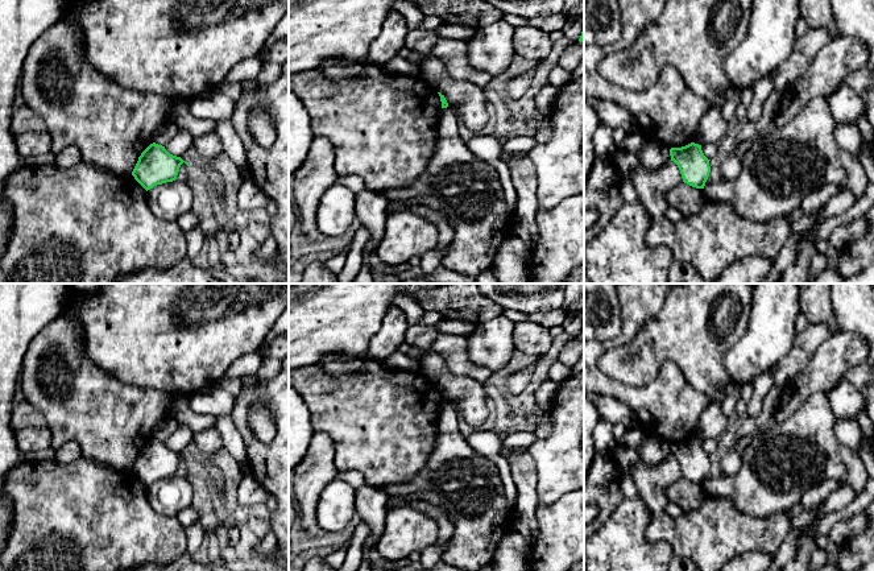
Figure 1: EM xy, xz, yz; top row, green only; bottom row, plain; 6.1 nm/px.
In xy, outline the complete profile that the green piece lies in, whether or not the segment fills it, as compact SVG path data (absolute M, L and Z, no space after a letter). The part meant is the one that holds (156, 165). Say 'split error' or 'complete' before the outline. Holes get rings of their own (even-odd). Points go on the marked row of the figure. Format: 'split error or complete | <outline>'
complete | M153 142L138 157L132 175L148 191L157 185L175 181L183 162L190 166L181 157L170 154L165 146Z

